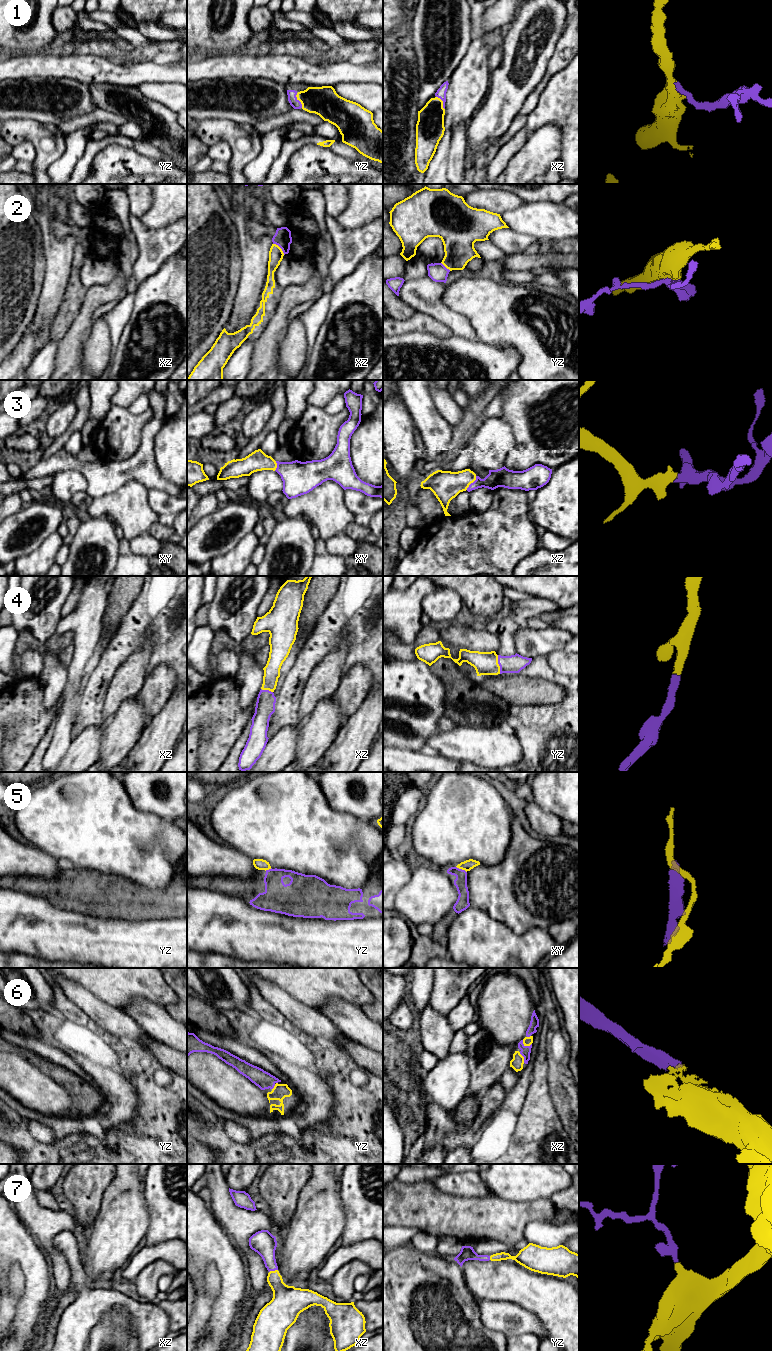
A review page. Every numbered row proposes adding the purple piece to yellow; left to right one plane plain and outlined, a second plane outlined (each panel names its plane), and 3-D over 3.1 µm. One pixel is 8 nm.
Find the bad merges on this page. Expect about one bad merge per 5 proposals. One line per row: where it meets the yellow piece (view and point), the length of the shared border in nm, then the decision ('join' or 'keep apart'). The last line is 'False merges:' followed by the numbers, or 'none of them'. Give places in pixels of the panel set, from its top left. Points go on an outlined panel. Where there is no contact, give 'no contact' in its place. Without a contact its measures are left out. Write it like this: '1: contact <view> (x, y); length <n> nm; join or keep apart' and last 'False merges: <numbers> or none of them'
1: contact yz (298, 99); length 130 nm; join
2: contact xz (280, 248); length 130 nm; keep apart
3: contact xz (471, 482); length 140 nm; join
4: contact yz (498, 664); length 150 nm; join
5: contact xy (461, 868); length 100 nm; keep apart
6: contact xz (526, 1045); length 90 nm; join
7: contact xz (273, 1271); length 80 nm; join
False merges: 2, 5

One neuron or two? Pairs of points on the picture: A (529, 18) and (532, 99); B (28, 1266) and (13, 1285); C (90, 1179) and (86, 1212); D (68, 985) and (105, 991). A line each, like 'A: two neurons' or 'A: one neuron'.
A: two neurons
B: two neurons
C: one neuron
D: two neurons

